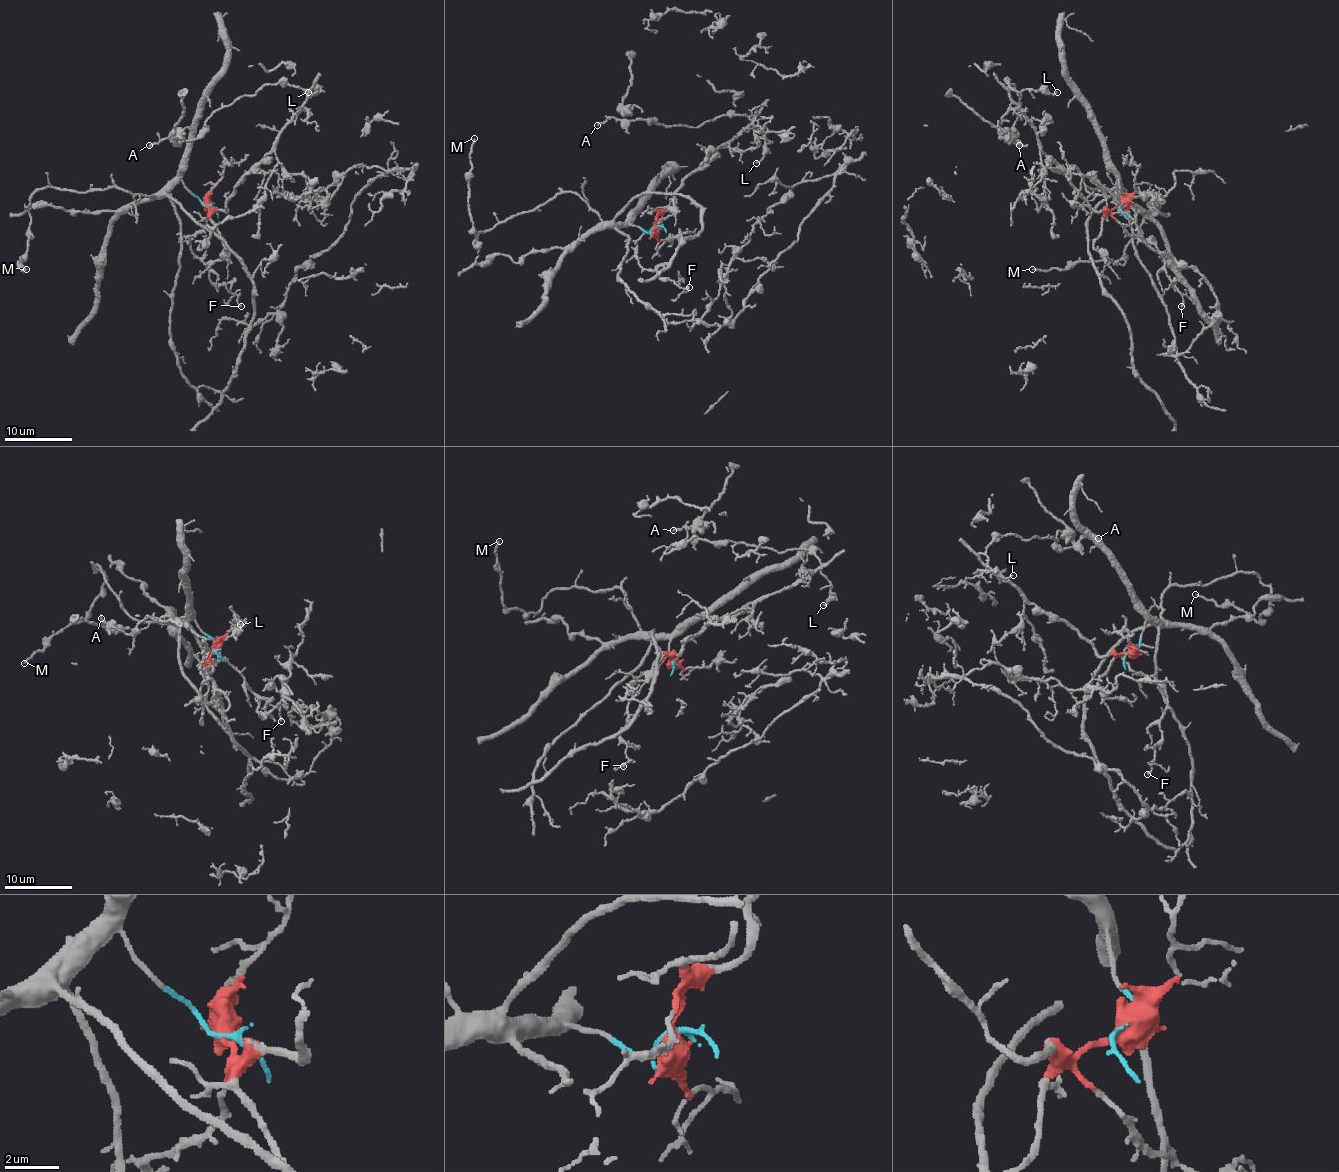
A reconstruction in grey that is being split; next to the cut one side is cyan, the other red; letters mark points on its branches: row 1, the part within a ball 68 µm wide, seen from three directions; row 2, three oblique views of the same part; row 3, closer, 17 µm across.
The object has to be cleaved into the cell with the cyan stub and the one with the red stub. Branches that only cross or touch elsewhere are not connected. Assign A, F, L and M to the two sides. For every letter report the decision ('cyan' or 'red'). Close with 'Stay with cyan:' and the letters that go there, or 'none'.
A: red
F: red
L: red
M: cyan
Stay with cyan: M

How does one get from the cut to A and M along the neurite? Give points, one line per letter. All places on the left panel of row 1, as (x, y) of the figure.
A: (206, 205), (225, 212), (225, 200), (271, 151), (307, 91), (262, 86), (218, 108), (195, 139), (149, 146)
M: (206, 205), (181, 181), (154, 195), (45, 186), (26, 208), (30, 230), (20, 261), (26, 269)

